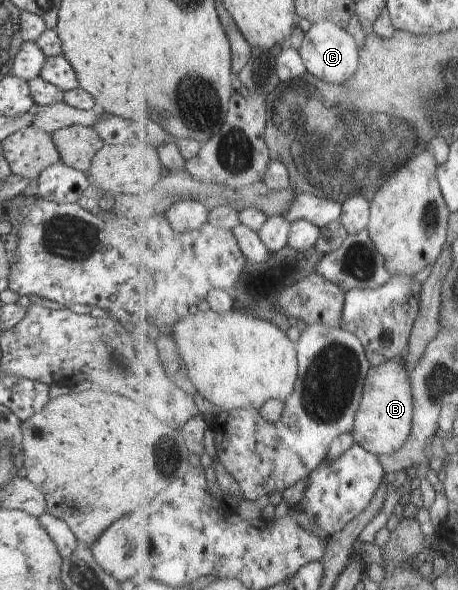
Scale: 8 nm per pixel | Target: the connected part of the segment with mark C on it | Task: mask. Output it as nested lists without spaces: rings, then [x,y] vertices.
[[[323,20],[314,24],[305,35],[301,51],[309,71],[333,83],[346,82],[361,67],[362,49],[357,43],[357,37],[353,37],[344,26],[334,21]]]

